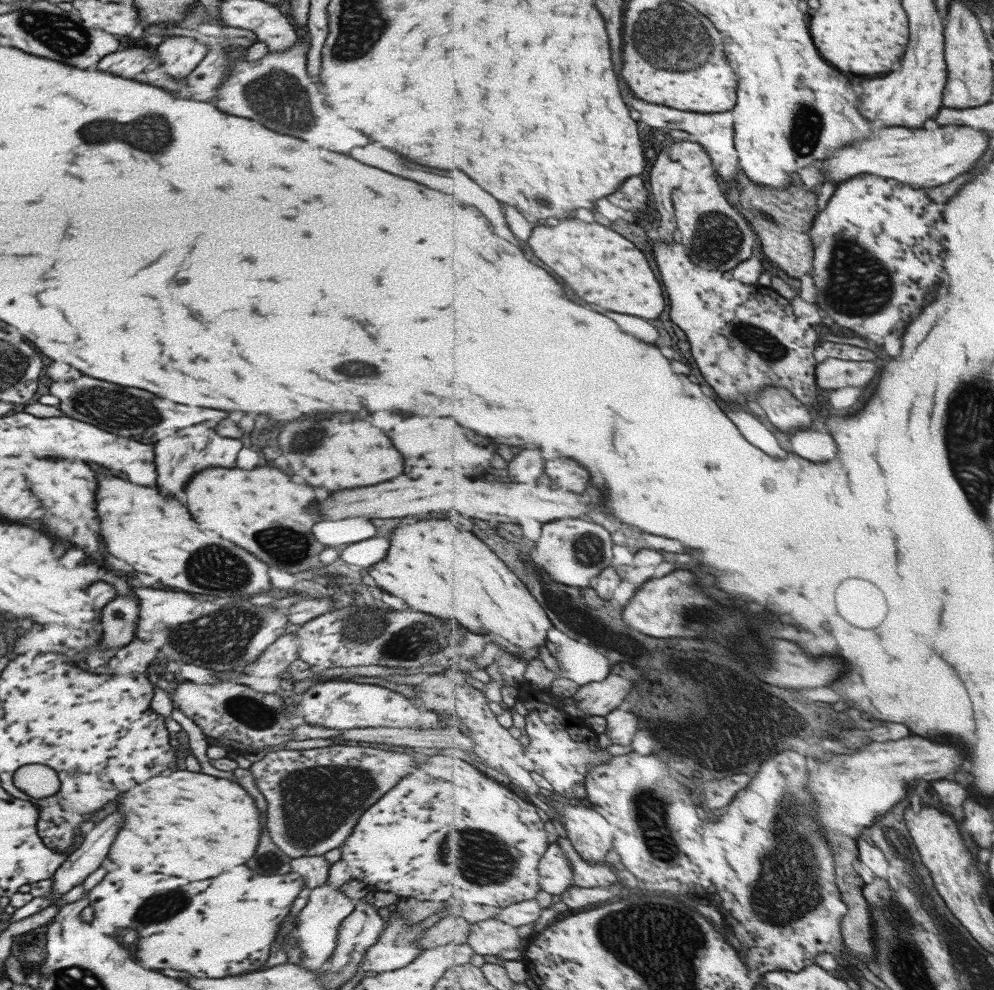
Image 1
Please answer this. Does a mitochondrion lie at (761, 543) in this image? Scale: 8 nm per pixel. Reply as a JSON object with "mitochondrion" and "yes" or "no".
{"mitochondrion":"no"}

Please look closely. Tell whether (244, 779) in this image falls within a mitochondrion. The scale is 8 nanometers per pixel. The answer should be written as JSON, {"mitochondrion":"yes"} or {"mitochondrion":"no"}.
{"mitochondrion":"no"}

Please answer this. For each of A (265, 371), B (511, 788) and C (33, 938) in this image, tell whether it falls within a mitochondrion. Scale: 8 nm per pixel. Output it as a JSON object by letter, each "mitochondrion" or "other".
{"A":"other","B":"other","C":"other"}

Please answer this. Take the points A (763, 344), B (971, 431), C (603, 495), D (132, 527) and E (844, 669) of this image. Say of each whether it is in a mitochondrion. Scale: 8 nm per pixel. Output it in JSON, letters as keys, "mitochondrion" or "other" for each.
{"A":"mitochondrion","B":"mitochondrion","C":"other","D":"other","E":"other"}

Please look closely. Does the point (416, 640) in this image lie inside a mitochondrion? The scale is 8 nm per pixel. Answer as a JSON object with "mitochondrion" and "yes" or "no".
{"mitochondrion":"yes"}

